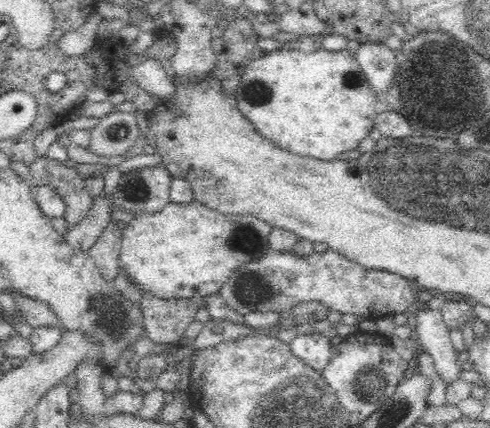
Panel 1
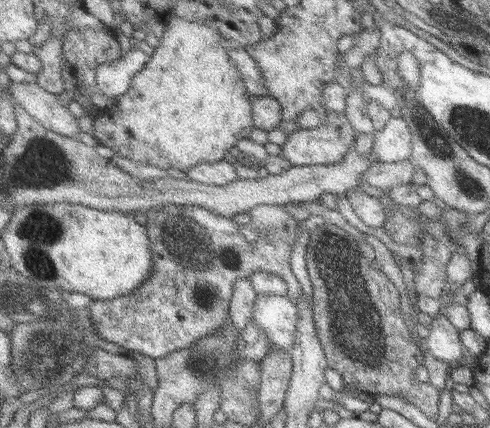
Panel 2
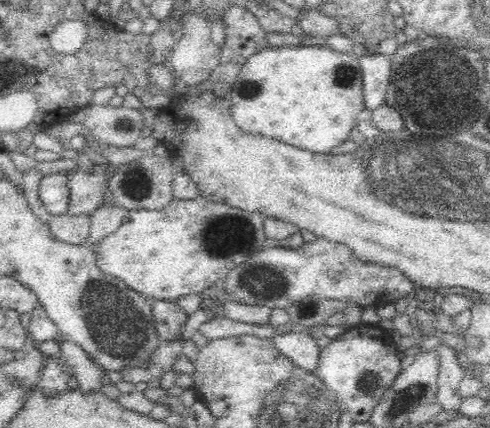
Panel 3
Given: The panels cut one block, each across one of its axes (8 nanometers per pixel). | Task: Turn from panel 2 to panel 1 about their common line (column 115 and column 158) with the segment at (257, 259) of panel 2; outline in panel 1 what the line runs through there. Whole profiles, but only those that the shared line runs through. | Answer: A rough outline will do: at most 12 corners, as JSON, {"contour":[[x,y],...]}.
{"contour":[[142,290],[144,328],[152,344],[184,344],[198,300],[160,300]]}

